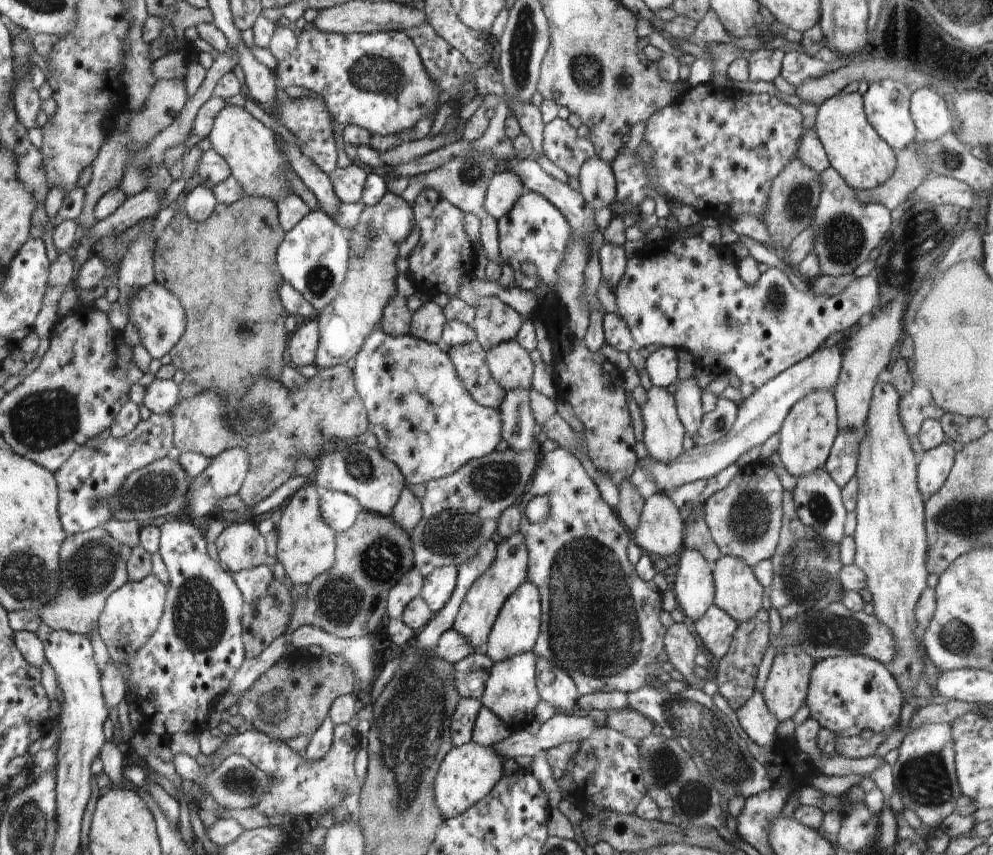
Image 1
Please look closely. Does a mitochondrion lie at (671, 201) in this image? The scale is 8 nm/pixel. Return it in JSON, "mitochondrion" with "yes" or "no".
{"mitochondrion":"no"}

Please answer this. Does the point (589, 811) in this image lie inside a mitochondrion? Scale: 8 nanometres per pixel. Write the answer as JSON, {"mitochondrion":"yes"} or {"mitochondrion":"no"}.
{"mitochondrion":"no"}

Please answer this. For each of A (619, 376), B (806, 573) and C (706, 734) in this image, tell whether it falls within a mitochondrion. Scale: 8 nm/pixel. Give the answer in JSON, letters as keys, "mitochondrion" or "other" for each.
{"A":"other","B":"mitochondrion","C":"mitochondrion"}

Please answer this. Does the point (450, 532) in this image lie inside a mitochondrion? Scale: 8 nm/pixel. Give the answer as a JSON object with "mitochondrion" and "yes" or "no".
{"mitochondrion":"yes"}

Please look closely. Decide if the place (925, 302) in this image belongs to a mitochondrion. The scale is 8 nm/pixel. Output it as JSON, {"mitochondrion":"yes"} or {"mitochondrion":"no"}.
{"mitochondrion":"no"}

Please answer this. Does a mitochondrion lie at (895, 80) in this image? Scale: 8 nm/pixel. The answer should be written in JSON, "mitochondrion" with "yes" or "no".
{"mitochondrion":"no"}

